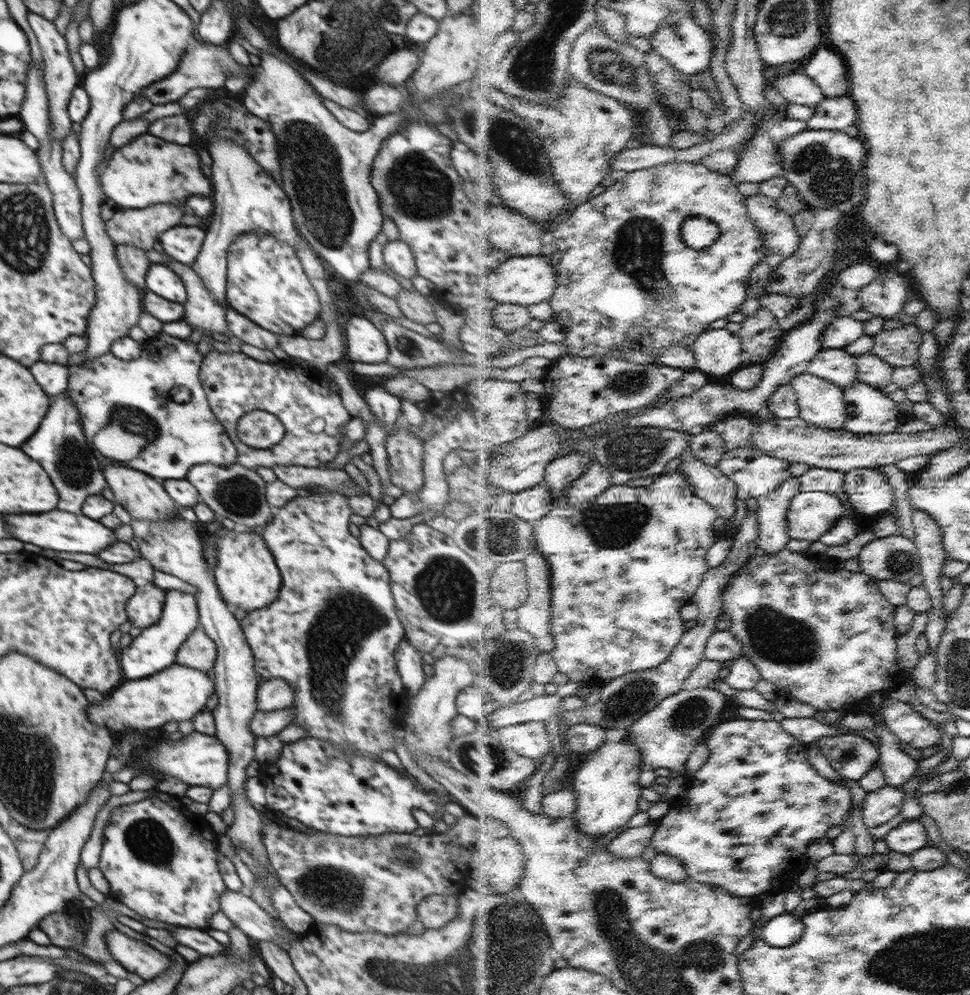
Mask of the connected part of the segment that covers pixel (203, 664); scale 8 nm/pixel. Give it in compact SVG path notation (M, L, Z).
M199 626L178 649L176 663L199 671L210 672L216 658L215 643Z

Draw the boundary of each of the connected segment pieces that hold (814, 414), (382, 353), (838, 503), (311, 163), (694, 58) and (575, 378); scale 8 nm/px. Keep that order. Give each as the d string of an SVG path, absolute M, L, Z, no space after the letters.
M810 371L796 376L791 384L799 394L801 416L807 421L830 429L846 426L848 400L844 387Z
M351 317L346 326L346 348L352 362L387 362L389 346L384 334L366 317Z
M823 491L802 492L793 502L790 535L799 540L821 541L846 514L844 502L836 494Z
M260 54L261 64L254 66L255 76L244 89L241 101L252 114L268 121L276 135L282 166L281 185L292 206L293 221L297 231L317 256L321 256L345 280L358 281L360 275L370 268L369 248L376 235L382 231L383 218L377 192L370 182L371 167L384 138L400 130L410 118L412 106L407 105L397 112L371 119L370 128L364 132L342 126L324 104L324 98L297 74L296 68L273 55Z
M675 13L662 24L658 34L649 39L654 51L669 61L674 68L690 77L694 74L702 74L706 70L711 70L713 55L715 50L715 39L713 34L704 30L696 20L688 17L684 13Z
M567 354L553 363L543 376L545 396L552 396L552 403L546 404L544 413L548 414L555 424L562 424L570 428L586 428L608 420L618 413L645 409L652 403L664 397L672 384L668 384L666 374L660 365L638 364L624 358L613 356L595 356L594 358Z

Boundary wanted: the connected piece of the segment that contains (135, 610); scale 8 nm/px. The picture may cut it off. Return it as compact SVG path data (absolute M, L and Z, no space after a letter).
M154 582L137 583L136 592L128 599L126 614L134 627L149 628L160 620L166 590L160 589Z

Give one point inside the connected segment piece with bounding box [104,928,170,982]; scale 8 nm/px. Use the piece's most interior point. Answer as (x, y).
(137, 957)

